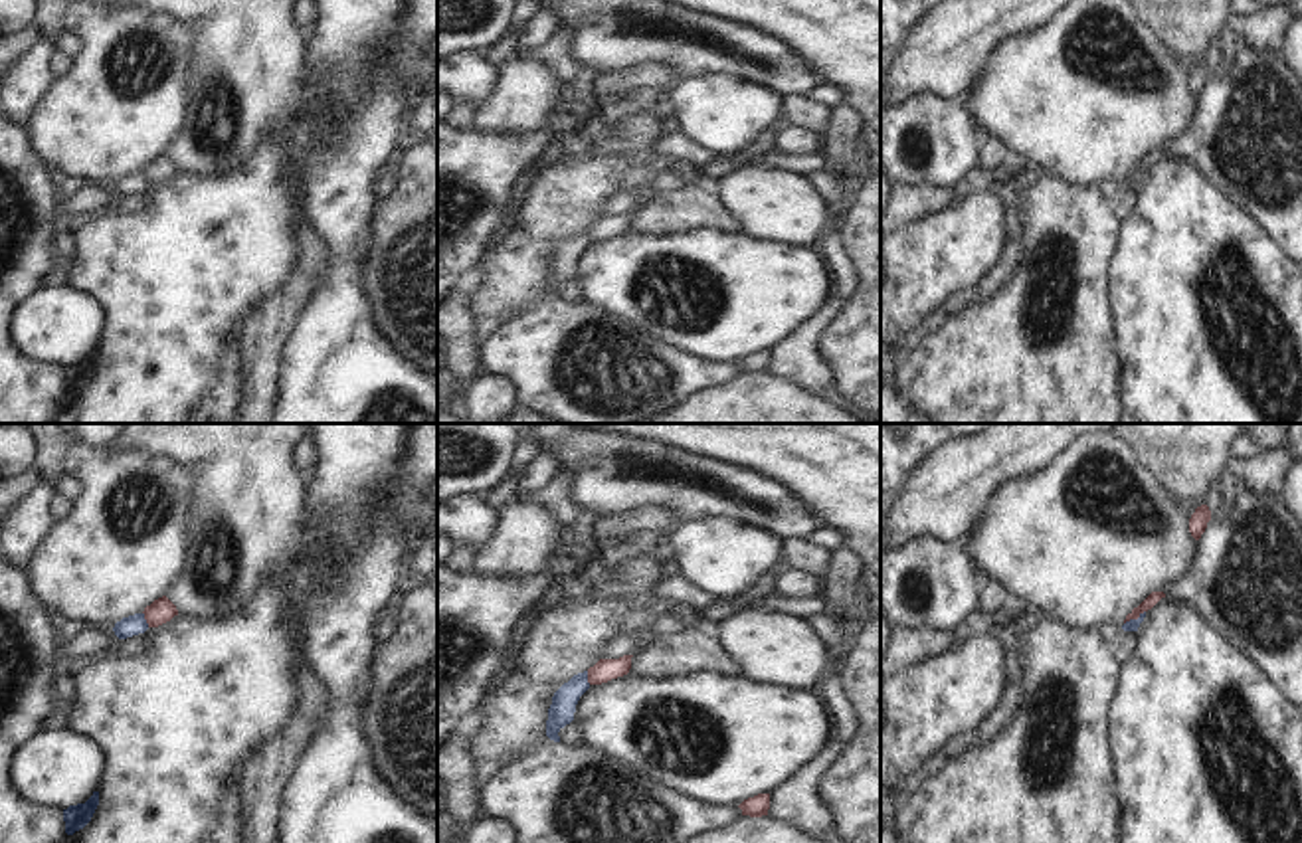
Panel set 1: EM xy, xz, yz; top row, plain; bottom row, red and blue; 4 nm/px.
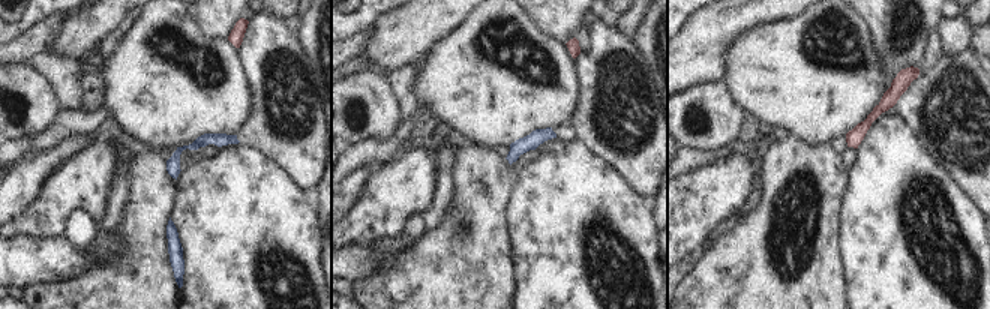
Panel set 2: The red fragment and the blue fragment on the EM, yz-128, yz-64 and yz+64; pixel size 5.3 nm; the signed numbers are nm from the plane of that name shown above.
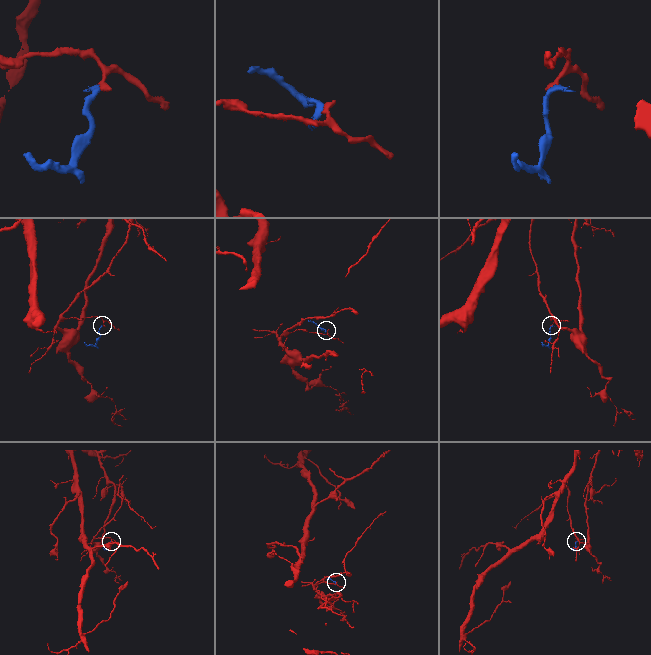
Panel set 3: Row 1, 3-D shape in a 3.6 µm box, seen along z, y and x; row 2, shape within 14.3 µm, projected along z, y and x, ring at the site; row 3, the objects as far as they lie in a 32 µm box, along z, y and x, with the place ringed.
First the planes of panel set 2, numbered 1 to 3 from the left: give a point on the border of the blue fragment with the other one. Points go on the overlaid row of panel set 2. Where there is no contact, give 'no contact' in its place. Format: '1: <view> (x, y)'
1: no contact
2: no contact
3: no contact

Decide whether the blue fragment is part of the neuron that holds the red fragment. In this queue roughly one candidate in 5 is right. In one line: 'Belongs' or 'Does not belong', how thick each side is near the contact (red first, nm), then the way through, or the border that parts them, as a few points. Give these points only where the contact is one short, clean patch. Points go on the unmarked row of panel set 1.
Does not belong. Thickness 100 nm (red) against 80 nm. Boundary: xy (143, 169), (149, 183)

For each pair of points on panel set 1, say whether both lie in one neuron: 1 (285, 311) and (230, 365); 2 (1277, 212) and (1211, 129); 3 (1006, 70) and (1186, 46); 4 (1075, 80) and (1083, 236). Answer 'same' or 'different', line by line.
1: different
2: same
3: different
4: different

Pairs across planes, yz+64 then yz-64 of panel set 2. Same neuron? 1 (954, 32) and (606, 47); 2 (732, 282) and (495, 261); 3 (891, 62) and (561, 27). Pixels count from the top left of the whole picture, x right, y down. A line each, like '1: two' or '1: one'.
1: two
2: one
3: one

